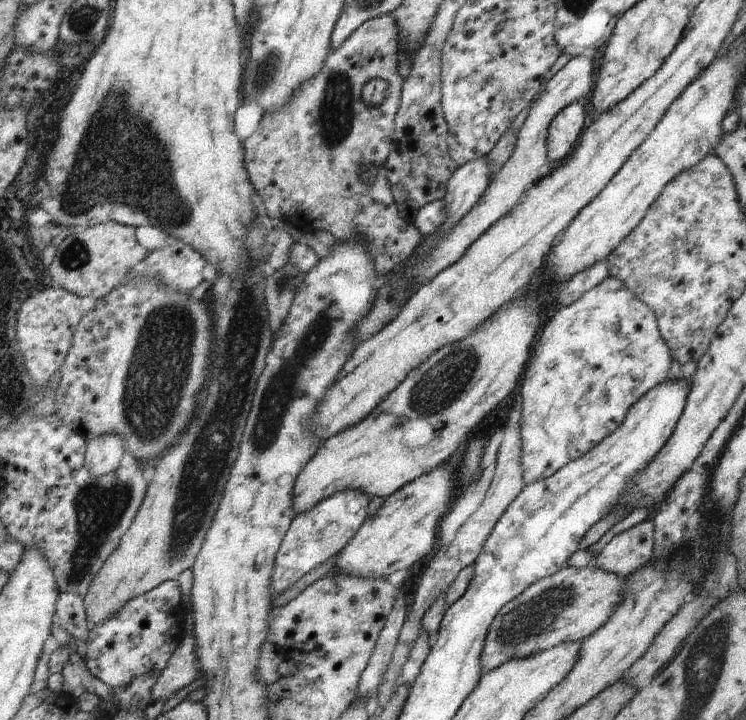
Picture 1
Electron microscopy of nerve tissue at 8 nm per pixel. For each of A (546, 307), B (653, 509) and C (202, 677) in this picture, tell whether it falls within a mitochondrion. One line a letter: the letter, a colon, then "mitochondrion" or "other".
A: other
B: other
C: other

